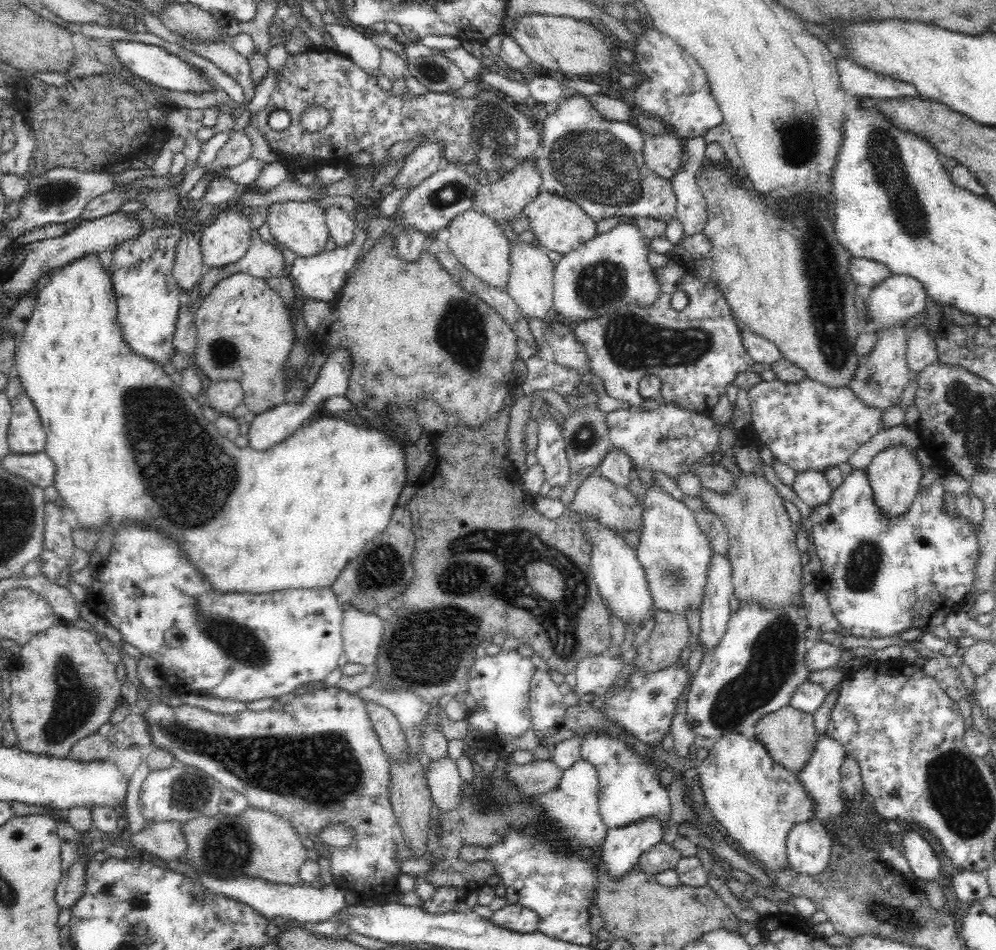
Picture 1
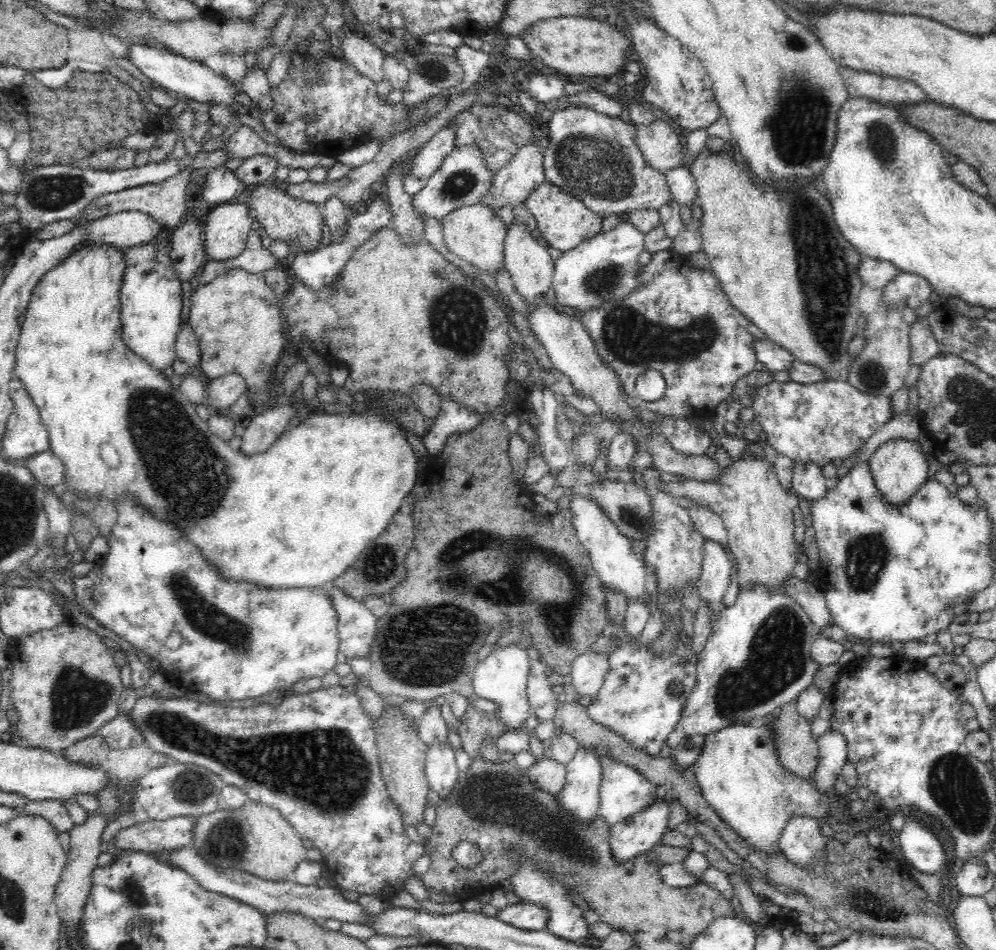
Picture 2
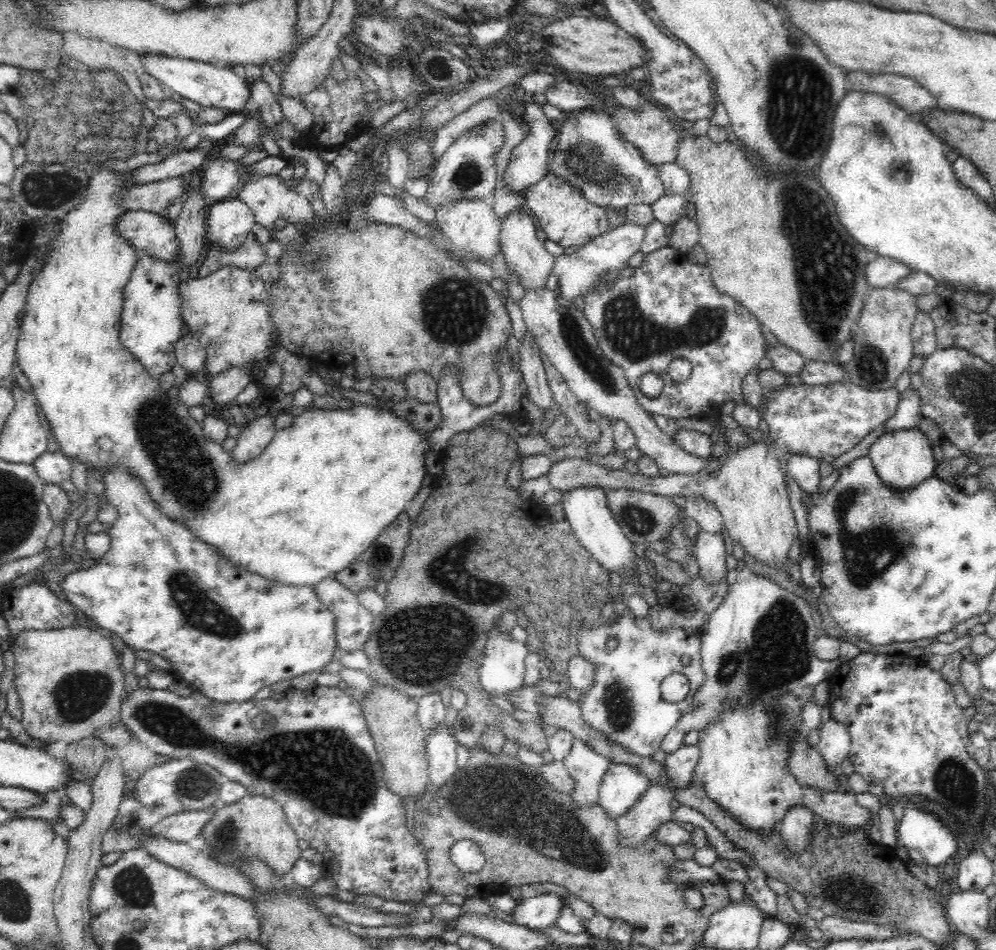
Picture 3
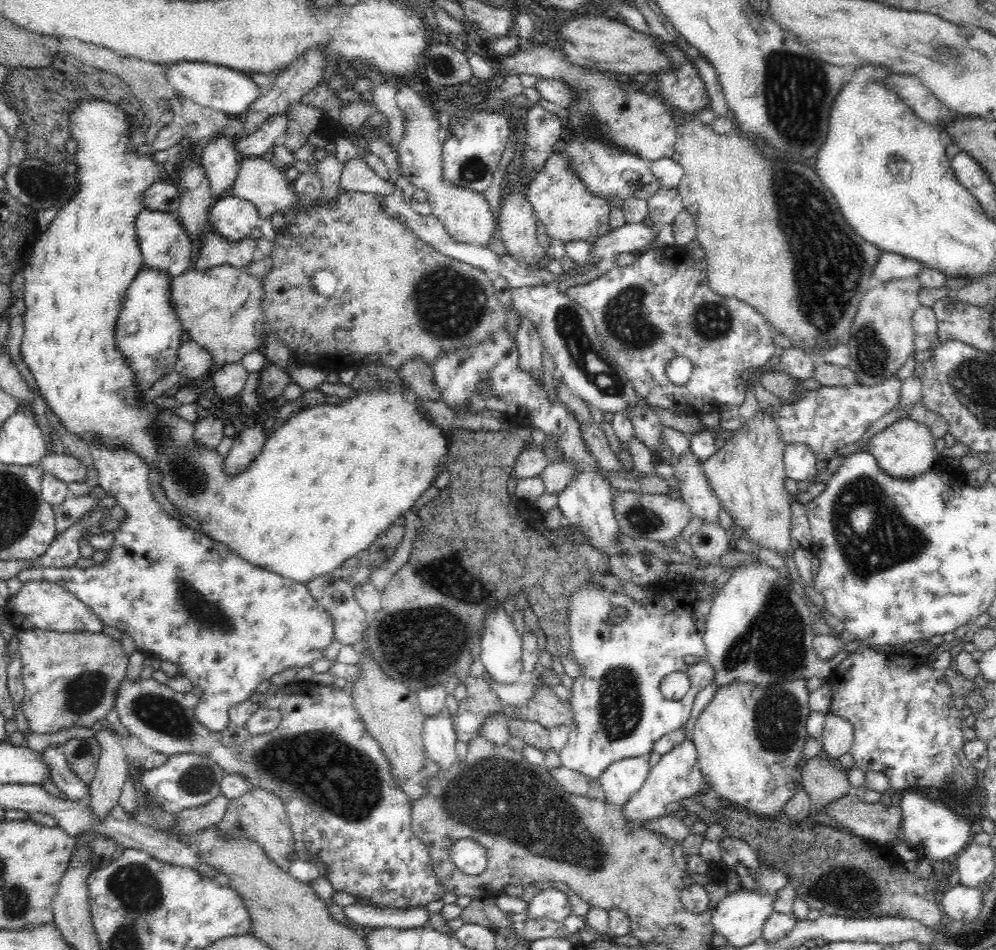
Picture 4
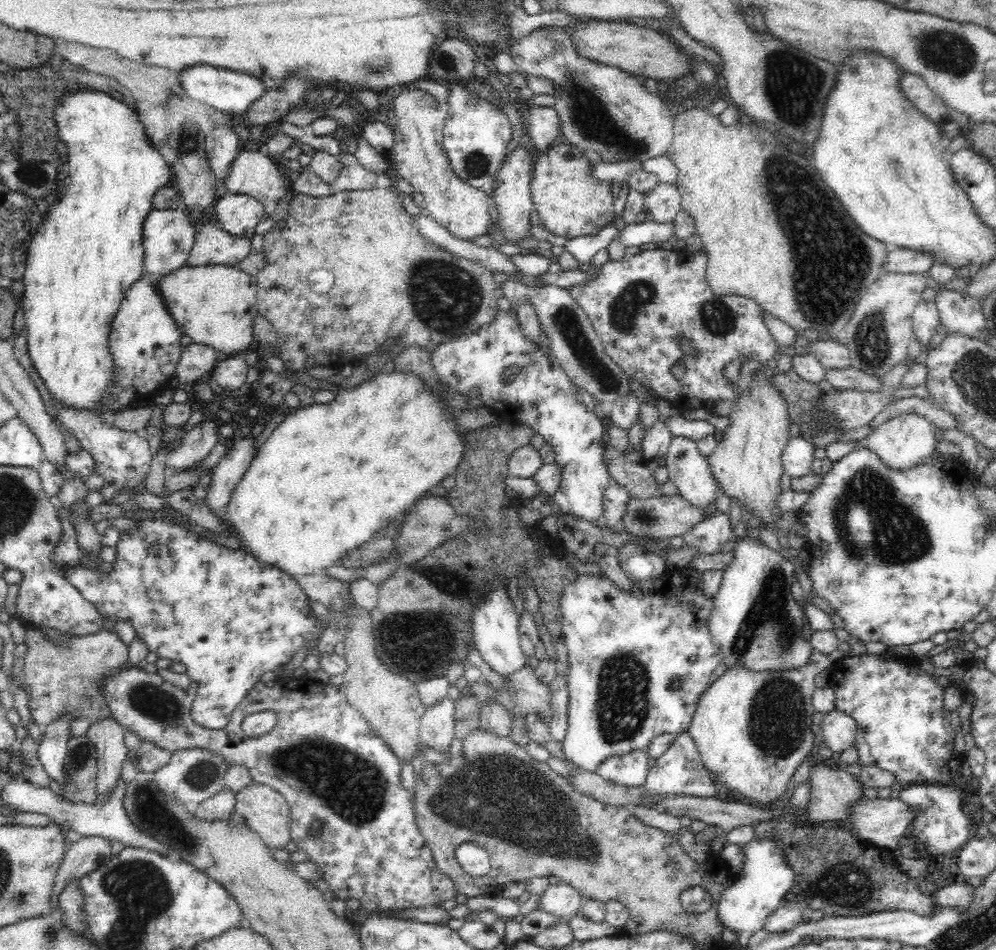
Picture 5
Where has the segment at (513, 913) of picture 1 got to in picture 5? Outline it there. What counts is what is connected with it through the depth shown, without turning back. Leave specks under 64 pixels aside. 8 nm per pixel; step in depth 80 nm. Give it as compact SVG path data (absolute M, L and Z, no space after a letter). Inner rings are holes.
M560 882L550 883L540 894L537 909L551 916L559 918L572 918L579 915L583 903L580 893L570 885Z

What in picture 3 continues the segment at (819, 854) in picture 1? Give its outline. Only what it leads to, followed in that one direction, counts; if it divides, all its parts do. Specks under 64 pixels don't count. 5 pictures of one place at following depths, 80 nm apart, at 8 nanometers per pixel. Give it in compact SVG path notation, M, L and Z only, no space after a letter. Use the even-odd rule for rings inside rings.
M806 807L791 808L786 812L781 825L780 839L793 854L800 854L811 845L814 813Z

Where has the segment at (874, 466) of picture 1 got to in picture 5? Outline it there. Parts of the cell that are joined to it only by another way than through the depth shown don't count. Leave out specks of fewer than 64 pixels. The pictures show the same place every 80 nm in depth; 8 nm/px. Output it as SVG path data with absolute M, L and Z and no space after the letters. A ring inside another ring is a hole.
M914 413L903 414L896 418L890 419L880 425L879 428L872 431L866 439L852 443L850 441L838 442L830 444L830 448L826 448L826 458L833 463L841 460L844 456L848 456L850 452L866 448L874 452L879 460L891 470L896 472L904 472L922 466L924 462L932 460L936 454L937 442L935 440L934 428L927 419Z

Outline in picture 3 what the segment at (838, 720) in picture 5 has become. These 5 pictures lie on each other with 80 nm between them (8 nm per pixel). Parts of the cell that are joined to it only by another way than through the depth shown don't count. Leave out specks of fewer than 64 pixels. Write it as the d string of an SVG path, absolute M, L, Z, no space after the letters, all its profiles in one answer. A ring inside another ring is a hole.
M830 720L823 725L816 745L826 763L828 773L838 773L842 761L847 758L850 750L850 737L846 725Z

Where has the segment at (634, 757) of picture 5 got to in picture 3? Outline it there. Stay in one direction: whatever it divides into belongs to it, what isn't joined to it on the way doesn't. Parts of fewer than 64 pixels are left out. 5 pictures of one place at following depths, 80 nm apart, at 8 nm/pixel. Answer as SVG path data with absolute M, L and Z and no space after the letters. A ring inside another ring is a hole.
M611 763L599 786L598 804L616 820L641 799L648 787L644 773L629 765Z

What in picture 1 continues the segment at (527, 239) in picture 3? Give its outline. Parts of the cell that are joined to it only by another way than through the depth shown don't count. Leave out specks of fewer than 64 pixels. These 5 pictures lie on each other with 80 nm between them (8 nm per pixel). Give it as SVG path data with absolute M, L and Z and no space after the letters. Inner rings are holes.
M516 241L510 249L510 276L507 293L516 303L520 315L526 319L544 320L548 310L553 306L553 274L554 265L548 257L546 249Z

